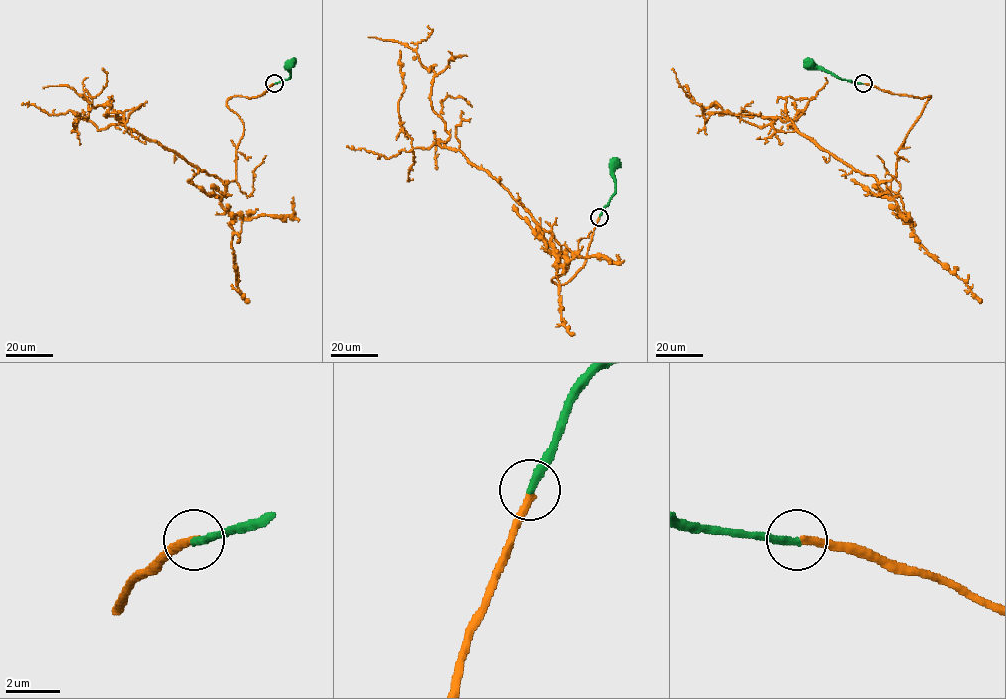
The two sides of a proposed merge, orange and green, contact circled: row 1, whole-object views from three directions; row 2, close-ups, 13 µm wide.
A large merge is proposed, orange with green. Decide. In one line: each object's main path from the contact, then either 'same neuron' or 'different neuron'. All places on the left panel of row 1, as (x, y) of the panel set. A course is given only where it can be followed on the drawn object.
course orange (274, 83), (227, 101), (243, 133), (226, 184), (106, 117), (108, 103), (43, 88); course green (274, 83), (290, 77), (288, 64); same neuron

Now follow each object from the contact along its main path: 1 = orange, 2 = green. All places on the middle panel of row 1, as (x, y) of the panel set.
1: (599, 217), (585, 263), (556, 285), (568, 262), (553, 236), (445, 145), (433, 72), (415, 50), (368, 37)
2: (599, 217), (615, 191), (613, 162)

